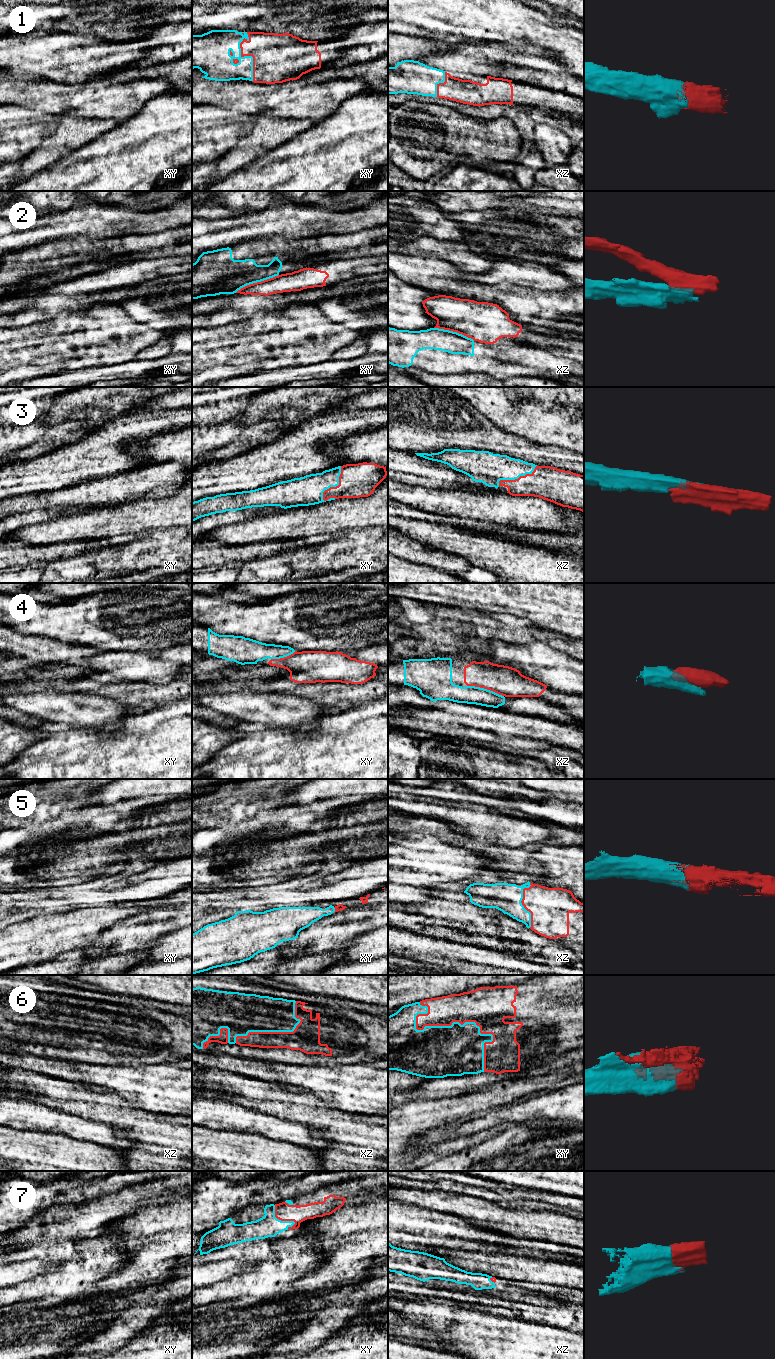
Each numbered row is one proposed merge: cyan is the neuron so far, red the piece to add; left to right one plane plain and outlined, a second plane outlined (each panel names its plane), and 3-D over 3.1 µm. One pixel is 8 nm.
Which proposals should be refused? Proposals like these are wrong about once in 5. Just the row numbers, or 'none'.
2

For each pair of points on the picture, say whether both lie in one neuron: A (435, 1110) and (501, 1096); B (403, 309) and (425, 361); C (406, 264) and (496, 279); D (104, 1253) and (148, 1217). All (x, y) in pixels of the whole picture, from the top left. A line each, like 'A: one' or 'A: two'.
A: one
B: two
C: two
D: two

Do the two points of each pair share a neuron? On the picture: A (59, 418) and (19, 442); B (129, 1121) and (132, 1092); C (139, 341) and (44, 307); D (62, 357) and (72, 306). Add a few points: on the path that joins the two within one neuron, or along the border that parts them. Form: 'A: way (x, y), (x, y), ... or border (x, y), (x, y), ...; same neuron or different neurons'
A: border (40, 420), (46, 425), (46, 432), (38, 443); different neurons
B: border (134, 1107), (157, 1113); different neurons
C: border (61, 311), (49, 320), (37, 321); different neurons
D: border (93, 304), (85, 309), (63, 311); different neurons

